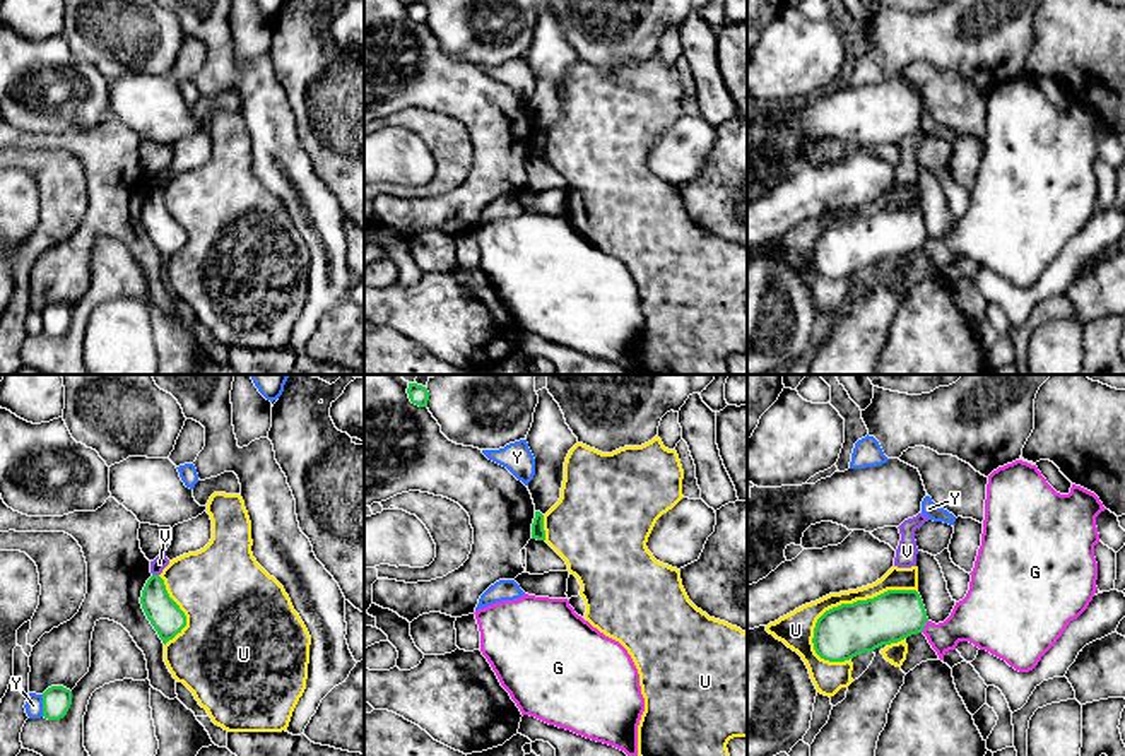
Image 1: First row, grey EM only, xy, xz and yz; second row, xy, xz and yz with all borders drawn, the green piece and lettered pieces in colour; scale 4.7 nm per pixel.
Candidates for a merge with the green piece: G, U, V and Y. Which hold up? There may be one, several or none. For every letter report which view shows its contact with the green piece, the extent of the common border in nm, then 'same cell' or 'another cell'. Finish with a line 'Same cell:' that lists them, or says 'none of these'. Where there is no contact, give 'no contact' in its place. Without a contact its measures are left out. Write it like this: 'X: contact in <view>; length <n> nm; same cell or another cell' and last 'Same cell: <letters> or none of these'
G: contact in yz; length 70 nm; another cell
U: contact in yz; length 550 nm; another cell
V: contact in xy; length 30 nm; another cell
Y: contact in xy; length 100 nm; another cell
Same cell: none of these

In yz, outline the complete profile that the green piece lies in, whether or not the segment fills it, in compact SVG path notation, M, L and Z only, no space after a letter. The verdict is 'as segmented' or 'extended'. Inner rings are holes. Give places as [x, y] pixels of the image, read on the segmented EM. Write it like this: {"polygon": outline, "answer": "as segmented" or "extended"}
{"polygon": "M887 590L826 611L816 623L812 643L821 659L845 662L922 633L927 621L916 590Z", "answer": "as segmented"}

